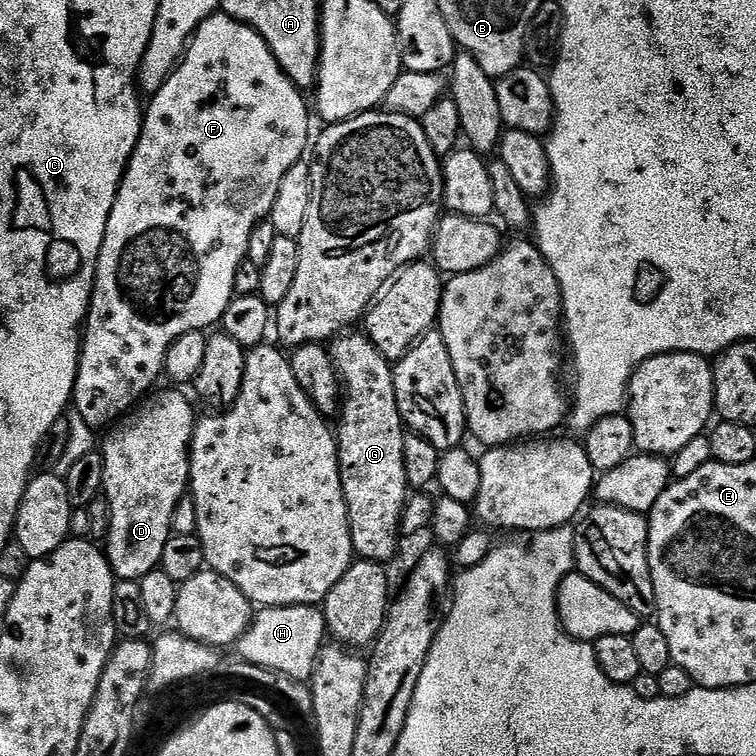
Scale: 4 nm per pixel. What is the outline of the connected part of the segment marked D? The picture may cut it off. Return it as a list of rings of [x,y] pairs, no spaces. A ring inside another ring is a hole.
[[[157,391],[149,395],[102,440],[103,495],[108,498],[109,515],[106,555],[112,575],[117,580],[140,581],[146,574],[159,569],[162,550],[172,535],[174,510],[190,488],[190,453],[198,412],[192,409],[191,402],[180,393],[183,391],[172,391],[176,392]]]

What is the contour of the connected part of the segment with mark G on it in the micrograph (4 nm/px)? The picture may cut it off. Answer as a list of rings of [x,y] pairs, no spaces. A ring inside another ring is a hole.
[[[352,334],[341,335],[331,345],[330,355],[337,377],[342,378],[346,385],[346,391],[342,396],[342,411],[338,416],[338,421],[340,420],[338,447],[340,450],[342,490],[346,498],[348,524],[352,535],[352,551],[362,560],[388,562],[395,556],[400,547],[402,537],[400,520],[403,518],[404,505],[408,503],[410,495],[408,479],[406,478],[406,462],[404,461],[406,425],[400,416],[398,402],[396,401],[393,365],[373,346],[367,335],[348,335]]]

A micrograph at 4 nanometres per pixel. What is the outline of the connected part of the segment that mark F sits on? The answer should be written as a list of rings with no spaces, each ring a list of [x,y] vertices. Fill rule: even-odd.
[[[217,14],[202,22],[176,71],[151,97],[152,105],[149,108],[147,105],[142,116],[140,141],[137,142],[136,152],[124,170],[120,193],[116,196],[108,219],[102,250],[96,263],[96,284],[92,288],[92,303],[88,306],[86,327],[82,332],[80,368],[76,371],[74,410],[91,428],[101,430],[115,425],[153,391],[152,383],[158,378],[161,379],[164,359],[170,346],[175,340],[182,338],[182,334],[204,332],[211,324],[219,325],[223,321],[226,310],[234,299],[234,274],[238,274],[238,266],[248,255],[250,234],[261,220],[271,217],[274,198],[278,198],[278,186],[282,186],[286,170],[290,170],[290,166],[297,164],[305,155],[304,147],[308,144],[308,108],[300,96],[303,96],[301,89],[297,88],[292,79],[280,69],[280,64],[274,58],[268,43],[250,25],[241,24],[239,20],[234,20],[230,16]]]

